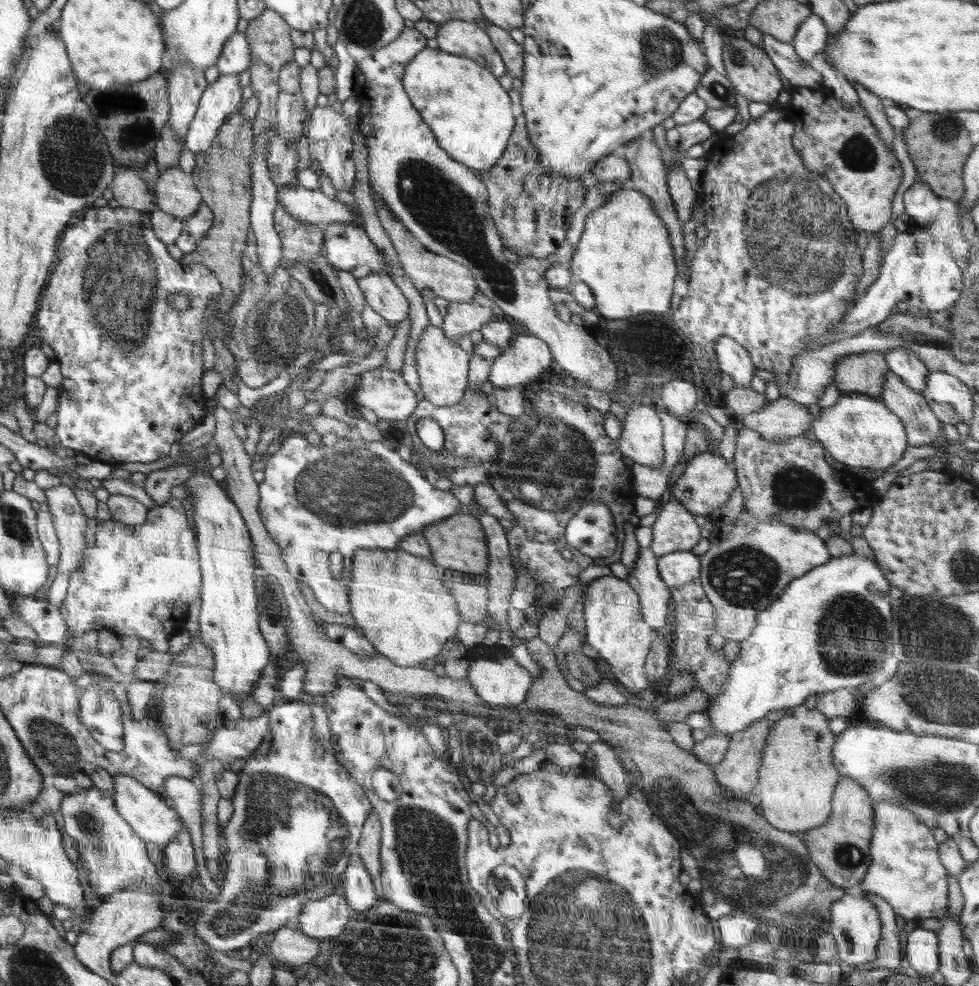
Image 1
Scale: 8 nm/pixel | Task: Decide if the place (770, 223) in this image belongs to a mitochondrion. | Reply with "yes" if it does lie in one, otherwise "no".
yes

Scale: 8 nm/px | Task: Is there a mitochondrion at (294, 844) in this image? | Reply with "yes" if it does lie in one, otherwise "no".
yes

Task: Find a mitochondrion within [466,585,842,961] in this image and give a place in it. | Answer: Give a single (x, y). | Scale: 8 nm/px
(739, 863)

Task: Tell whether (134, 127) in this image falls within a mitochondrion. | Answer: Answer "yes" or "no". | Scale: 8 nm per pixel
yes

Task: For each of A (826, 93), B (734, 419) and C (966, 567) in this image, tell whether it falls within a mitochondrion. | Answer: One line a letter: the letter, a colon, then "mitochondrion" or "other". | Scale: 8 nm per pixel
A: other
B: other
C: mitochondrion

